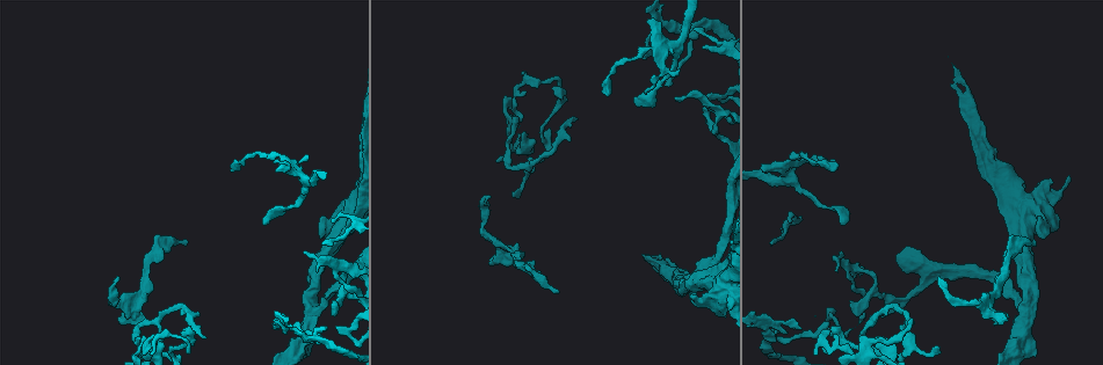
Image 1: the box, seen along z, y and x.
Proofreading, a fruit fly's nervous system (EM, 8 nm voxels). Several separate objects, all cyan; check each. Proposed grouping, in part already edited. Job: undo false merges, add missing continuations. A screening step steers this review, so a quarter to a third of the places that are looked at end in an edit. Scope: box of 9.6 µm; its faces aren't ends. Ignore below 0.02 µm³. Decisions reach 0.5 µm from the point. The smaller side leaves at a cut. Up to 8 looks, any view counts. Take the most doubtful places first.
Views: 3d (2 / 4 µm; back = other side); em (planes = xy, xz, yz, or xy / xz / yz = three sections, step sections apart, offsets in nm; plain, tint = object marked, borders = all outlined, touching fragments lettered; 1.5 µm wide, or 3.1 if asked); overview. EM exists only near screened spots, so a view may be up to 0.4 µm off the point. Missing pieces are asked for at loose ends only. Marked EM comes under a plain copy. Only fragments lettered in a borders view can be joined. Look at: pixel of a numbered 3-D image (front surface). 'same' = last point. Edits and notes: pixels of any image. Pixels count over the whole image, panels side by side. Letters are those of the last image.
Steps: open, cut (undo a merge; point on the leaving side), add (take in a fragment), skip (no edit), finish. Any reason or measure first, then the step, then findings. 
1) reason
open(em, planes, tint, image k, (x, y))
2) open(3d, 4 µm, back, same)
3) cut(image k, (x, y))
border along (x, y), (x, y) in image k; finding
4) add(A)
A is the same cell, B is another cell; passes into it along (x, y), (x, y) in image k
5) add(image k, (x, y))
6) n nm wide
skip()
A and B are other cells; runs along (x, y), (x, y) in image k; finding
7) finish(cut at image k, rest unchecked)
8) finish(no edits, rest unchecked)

thin end
open(3d, 4 µm, image 1, (940, 278))

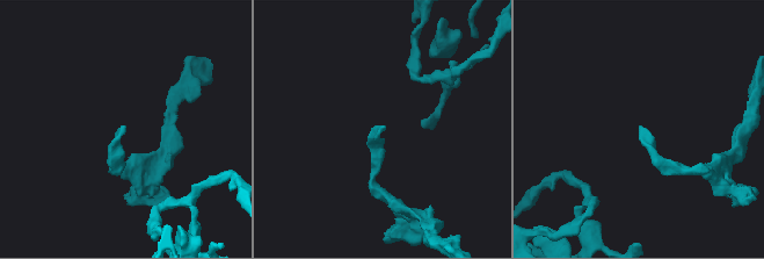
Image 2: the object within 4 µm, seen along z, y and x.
now the EM
open(em, xy, step 8, borders, image 2, (385, 125))

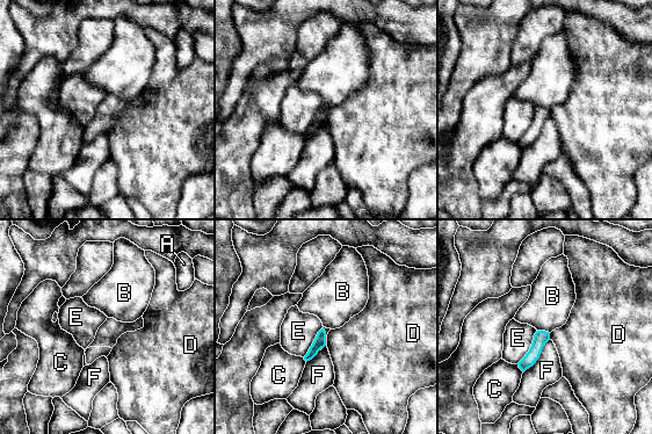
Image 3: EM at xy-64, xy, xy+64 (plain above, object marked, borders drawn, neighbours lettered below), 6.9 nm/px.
open(em, planes, borders, same)

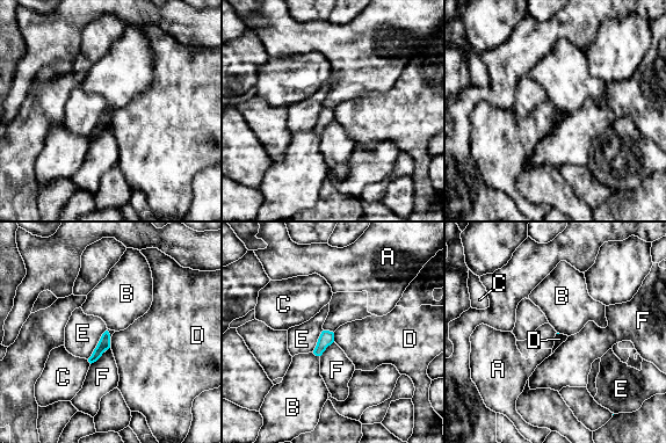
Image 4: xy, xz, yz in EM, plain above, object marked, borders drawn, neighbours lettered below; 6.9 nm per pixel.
skip()
A, B, C, D, E and F are other cells; none of them fits

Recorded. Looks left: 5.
a fork
open(em, xy, step 8, borders, image 1, (314, 309))

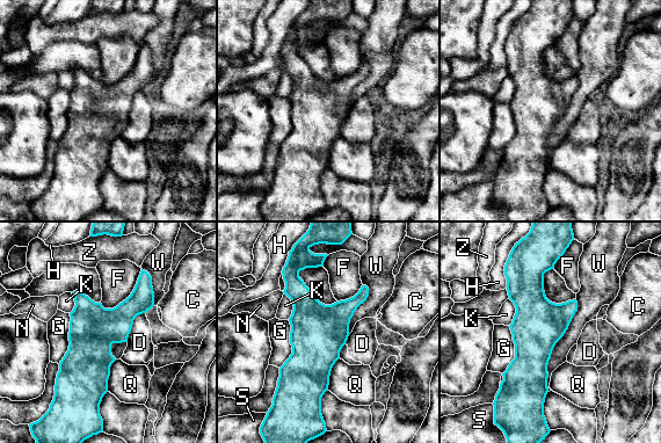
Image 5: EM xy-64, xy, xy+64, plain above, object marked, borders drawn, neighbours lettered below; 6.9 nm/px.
skip()
C, D, F, G, H, K, N, Q, S, W and Z are other cells; border along (576, 299), (547, 364), (547, 391) in image 5; one cell here

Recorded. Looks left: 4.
abrupt turn
open(em, xz, step 4, borders, image 1, (768, 325))

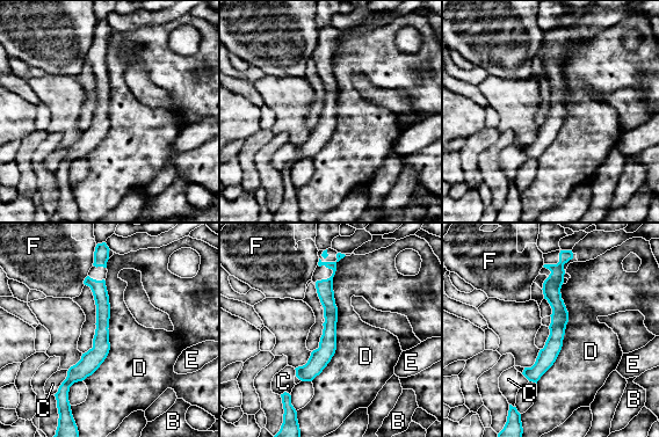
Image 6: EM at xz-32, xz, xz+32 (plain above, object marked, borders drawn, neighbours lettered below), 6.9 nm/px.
120 nm wide; D touches over 900 nm
skip()
B, C, D, E and F are other cells; continuous, no second cell

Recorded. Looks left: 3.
finish(no edits, rest unchecked)

